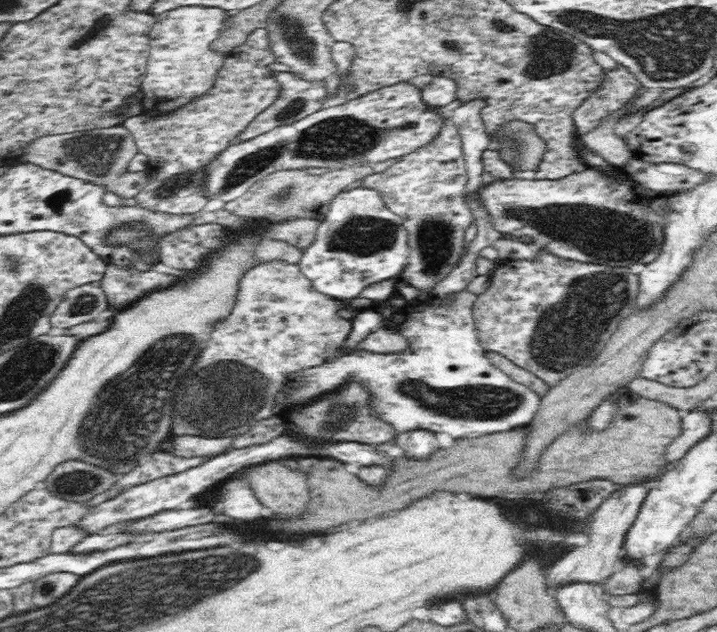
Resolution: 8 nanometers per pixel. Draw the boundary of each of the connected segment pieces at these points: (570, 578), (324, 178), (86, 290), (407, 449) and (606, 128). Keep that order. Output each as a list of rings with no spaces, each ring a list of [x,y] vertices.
[[[652,480],[650,484],[636,484],[636,486],[626,486],[624,490],[616,492],[612,498],[608,498],[594,514],[590,530],[588,534],[588,544],[584,548],[570,548],[566,550],[560,558],[556,558],[550,564],[550,572],[548,572],[548,586],[560,586],[564,582],[602,582],[606,578],[610,578],[616,572],[622,572],[626,566],[630,566],[632,562],[622,558],[622,544],[624,544],[624,536],[628,532],[628,528],[634,524],[638,510],[642,506],[642,500],[648,496],[652,488]]]
[[[362,164],[362,166],[352,166],[352,168],[342,168],[342,170],[324,170],[322,174],[310,174],[308,170],[288,170],[288,172],[276,172],[270,176],[264,176],[258,180],[252,188],[244,192],[244,196],[226,202],[224,210],[232,212],[234,216],[240,218],[250,218],[250,220],[262,220],[262,222],[272,222],[272,224],[286,224],[298,218],[308,218],[308,220],[318,220],[324,222],[324,214],[328,214],[332,200],[342,194],[344,188],[350,184],[364,180],[372,176],[372,166]]]
[[[100,282],[78,286],[70,290],[56,306],[56,310],[50,316],[50,328],[70,330],[84,322],[98,320],[104,310],[108,310],[108,306]]]
[[[414,430],[414,432],[400,434],[396,438],[396,444],[404,450],[402,458],[412,462],[424,462],[430,458],[430,454],[434,456],[436,452],[446,450],[450,446],[454,448],[456,438],[450,438],[446,434],[434,434],[428,430]]]
[[[618,110],[614,116],[610,116],[608,120],[604,120],[596,130],[592,130],[590,134],[578,136],[580,144],[590,150],[592,154],[598,154],[600,158],[604,158],[608,164],[612,164],[614,168],[622,170],[624,166],[628,166],[632,160],[636,160],[636,156],[632,154],[632,150],[628,148],[626,140],[620,138],[616,134],[616,124],[620,120],[624,110]]]

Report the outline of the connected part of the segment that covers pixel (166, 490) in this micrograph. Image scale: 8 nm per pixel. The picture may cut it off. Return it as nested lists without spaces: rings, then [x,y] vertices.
[[[280,436],[280,438],[274,438],[272,442],[268,444],[258,444],[258,446],[248,446],[248,448],[240,448],[240,450],[232,450],[228,454],[222,454],[222,456],[216,456],[196,468],[190,468],[186,472],[178,472],[178,474],[172,474],[172,476],[164,476],[164,478],[158,478],[158,480],[152,480],[152,482],[146,482],[146,484],[140,484],[140,486],[132,486],[128,488],[124,494],[116,496],[114,500],[98,500],[96,508],[92,508],[78,524],[74,526],[82,526],[84,530],[88,530],[92,536],[84,538],[80,544],[74,546],[72,554],[94,554],[94,552],[106,552],[106,550],[114,550],[114,548],[120,548],[120,546],[126,546],[126,544],[132,544],[136,540],[136,534],[116,534],[116,532],[104,532],[106,526],[114,524],[114,522],[130,522],[130,520],[136,520],[136,518],[146,518],[146,516],[152,516],[152,514],[158,514],[162,510],[174,510],[178,508],[182,502],[186,500],[192,500],[194,496],[198,494],[204,494],[208,488],[216,486],[220,480],[226,480],[230,478],[232,474],[236,474],[238,470],[242,468],[254,468],[254,466],[262,466],[262,462],[268,462],[268,460],[274,460],[278,462],[278,458],[308,458],[308,456],[314,456],[314,458],[328,458],[328,460],[336,460],[336,462],[342,462],[342,464],[348,464],[348,466],[378,466],[378,468],[384,468],[388,472],[392,472],[392,466],[398,464],[398,458],[390,458],[386,456],[384,452],[380,452],[378,446],[372,446],[372,444],[358,444],[358,442],[332,442],[332,444],[306,444],[306,442],[300,442],[300,440],[294,440],[294,438],[288,438],[288,436]]]

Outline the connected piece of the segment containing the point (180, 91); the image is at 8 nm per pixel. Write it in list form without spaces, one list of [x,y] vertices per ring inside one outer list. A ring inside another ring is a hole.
[[[184,6],[184,8],[170,10],[166,14],[154,16],[156,24],[150,32],[152,52],[148,58],[148,72],[146,72],[146,78],[142,80],[142,92],[140,92],[142,94],[142,98],[140,98],[142,116],[148,114],[148,116],[164,116],[166,118],[166,116],[174,114],[176,110],[190,106],[192,102],[210,94],[210,90],[216,84],[216,78],[220,76],[224,60],[228,58],[228,56],[222,56],[222,52],[214,52],[210,48],[210,42],[218,40],[220,30],[224,30],[224,22],[232,16],[234,16],[234,12],[224,12],[218,8],[204,8],[204,6]]]

